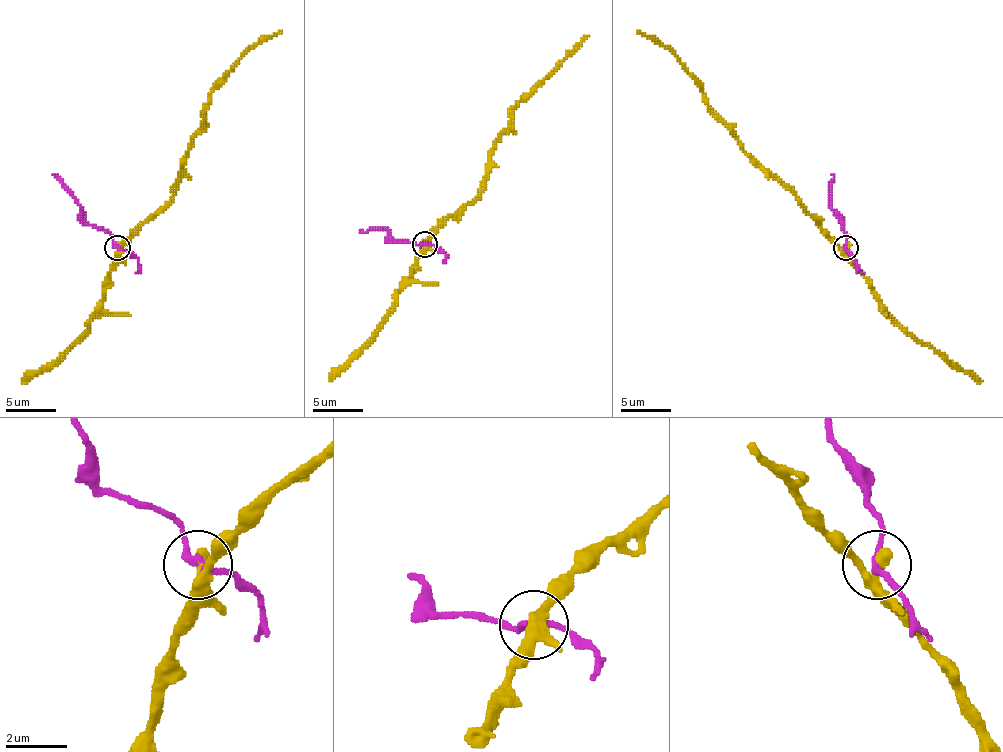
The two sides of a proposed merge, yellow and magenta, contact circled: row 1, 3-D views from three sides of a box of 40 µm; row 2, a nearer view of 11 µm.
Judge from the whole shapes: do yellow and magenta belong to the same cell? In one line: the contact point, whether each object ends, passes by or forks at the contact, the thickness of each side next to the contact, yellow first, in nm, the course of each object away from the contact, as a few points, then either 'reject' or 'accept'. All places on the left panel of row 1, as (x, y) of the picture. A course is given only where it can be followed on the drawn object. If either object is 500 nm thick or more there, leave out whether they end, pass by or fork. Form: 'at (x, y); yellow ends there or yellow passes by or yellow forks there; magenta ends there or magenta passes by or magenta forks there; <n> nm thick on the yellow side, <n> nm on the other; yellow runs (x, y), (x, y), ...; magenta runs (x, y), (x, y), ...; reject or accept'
at (117, 248); yellow passes by; magenta passes by; 360 nm thick on the yellow side, 200 nm on the other; yellow runs (118, 247), (171, 199), (181, 159), (201, 126), (213, 86), (251, 48), (281, 31); magenta runs (118, 247), (108, 232), (90, 225), (80, 207), (52, 174); reject

